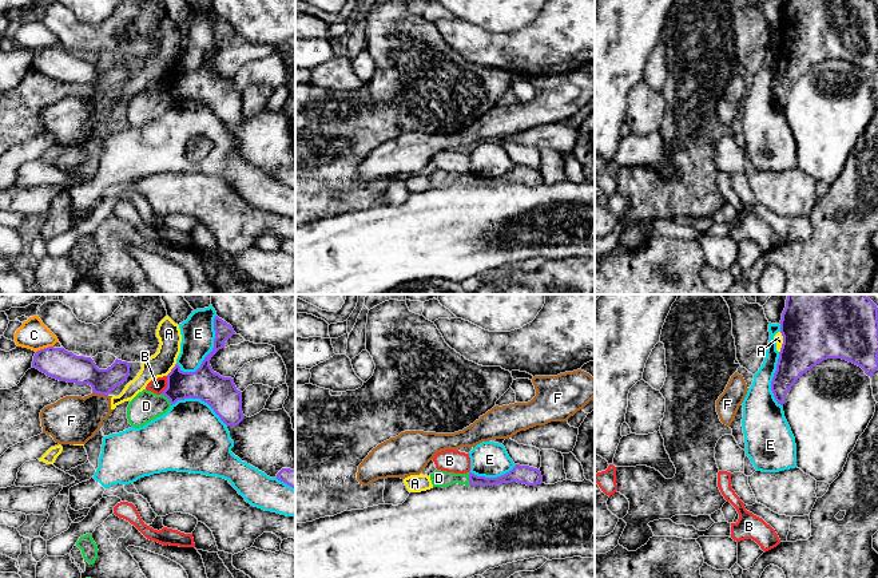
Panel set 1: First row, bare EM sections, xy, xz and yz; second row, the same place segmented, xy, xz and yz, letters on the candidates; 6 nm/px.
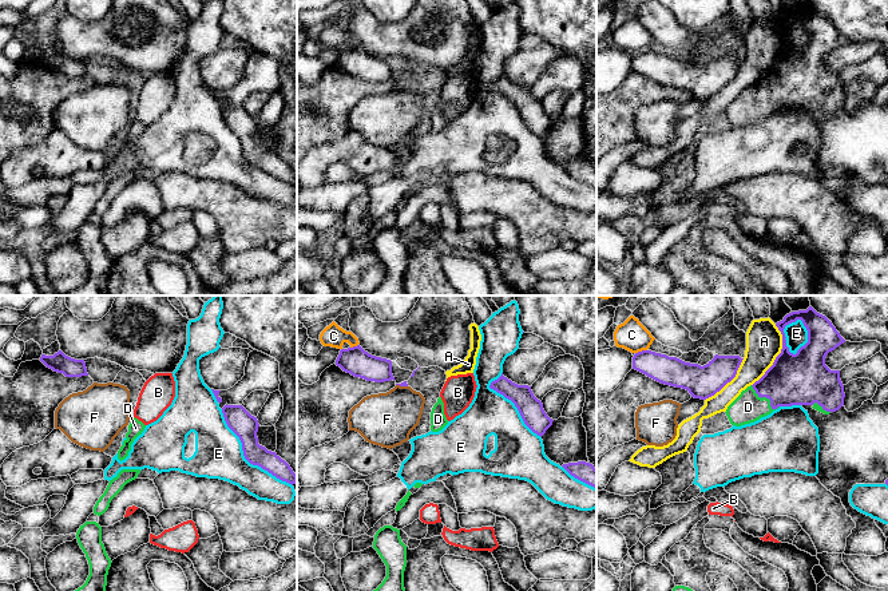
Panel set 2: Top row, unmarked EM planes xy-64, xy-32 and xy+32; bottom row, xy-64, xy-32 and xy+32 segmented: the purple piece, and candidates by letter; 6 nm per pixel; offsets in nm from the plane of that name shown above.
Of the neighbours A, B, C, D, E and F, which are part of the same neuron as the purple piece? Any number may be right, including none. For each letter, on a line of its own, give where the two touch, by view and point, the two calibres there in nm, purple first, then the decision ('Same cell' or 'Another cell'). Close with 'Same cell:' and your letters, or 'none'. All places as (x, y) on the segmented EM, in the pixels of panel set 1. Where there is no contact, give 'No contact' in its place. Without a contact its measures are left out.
A: Touches purple at yz (783, 343). Thickness 440 nm (purple) against 60 nm. Another cell
B: Touches purple at xy (167, 386). Thickness 190 nm (purple) against 90 nm. Another cell
C: Touches purple at xy (44, 348). Thickness 190 nm (purple) against 180 nm. Another cell
D: Touches purple at xy (167, 398). Thickness 190 nm (purple) against 180 nm. Same cell
E: Touches purple at xy (213, 349). Thickness 190 nm (purple) against 200 nm. Another cell
F: Touches purple at xy (100, 394). Thickness 170 nm (purple) against 280 nm. Another cell
Same cell: D

